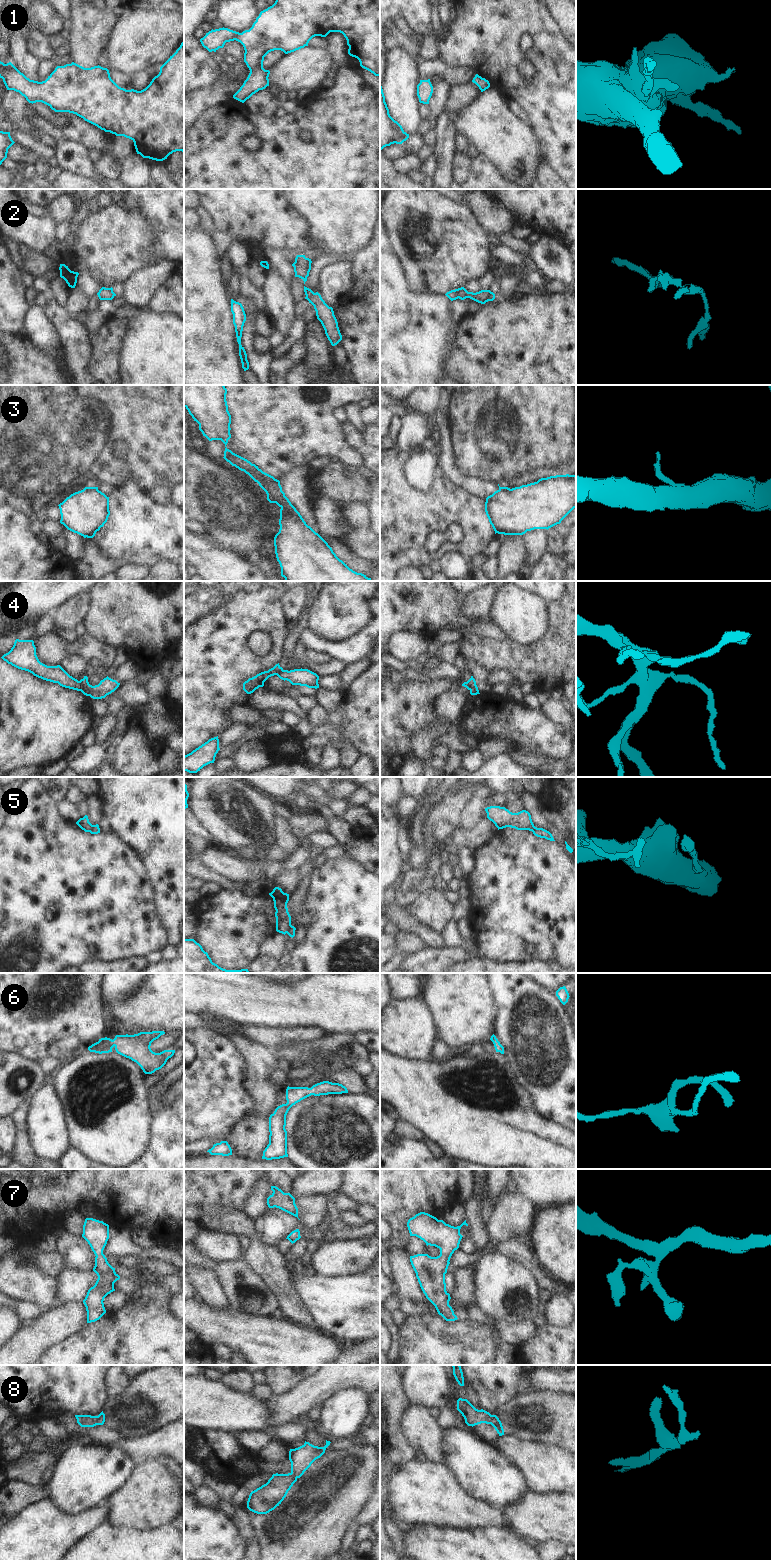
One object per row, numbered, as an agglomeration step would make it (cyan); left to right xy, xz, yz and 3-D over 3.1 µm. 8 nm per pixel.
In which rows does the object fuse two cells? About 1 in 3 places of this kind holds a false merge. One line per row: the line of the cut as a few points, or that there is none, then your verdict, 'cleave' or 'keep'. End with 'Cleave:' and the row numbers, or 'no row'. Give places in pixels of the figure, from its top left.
1: cut none; keep
2: cut xz (310, 264), (307, 275), (303, 279); cleave
3: cut xz (295, 508), (291, 511), (280, 511); cleave
4: cut xy (79, 681), (82, 687), (81, 690); cleave
5: cut xz (291, 925), (286, 932); cleave
6: cut none; keep
7: cut none; keep
8: cut none; keep
Cleave: 2, 3, 4, 5

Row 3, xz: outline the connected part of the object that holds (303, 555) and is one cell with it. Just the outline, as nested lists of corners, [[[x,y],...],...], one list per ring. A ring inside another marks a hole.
[[[184,385],[184,407],[199,424],[199,430],[209,441],[221,440],[225,447],[231,438],[231,415],[228,411],[226,394],[227,389],[224,385]],[[227,447],[223,458],[257,482],[266,492],[270,503],[276,503],[279,507],[285,504],[293,506],[282,491],[279,480]],[[296,508],[292,512],[280,511],[279,525],[279,532],[274,537],[274,546],[276,558],[281,567],[281,576],[285,581],[372,581],[366,575],[353,571],[340,560],[328,543],[306,524]]]

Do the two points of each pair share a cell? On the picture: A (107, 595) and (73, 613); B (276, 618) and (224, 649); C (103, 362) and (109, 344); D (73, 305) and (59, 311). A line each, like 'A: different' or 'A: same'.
A: different
B: same
C: same
D: different

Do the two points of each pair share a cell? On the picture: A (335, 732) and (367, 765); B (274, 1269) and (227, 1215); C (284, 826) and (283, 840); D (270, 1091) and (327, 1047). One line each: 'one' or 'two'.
A: two
B: one
C: one
D: two

